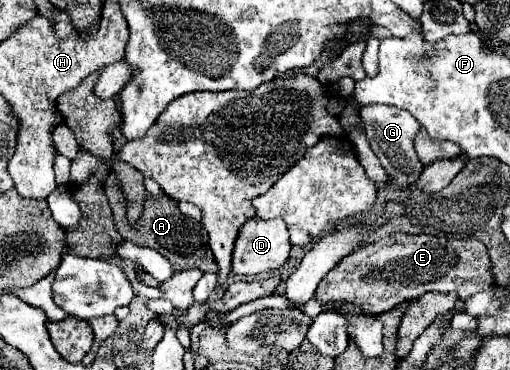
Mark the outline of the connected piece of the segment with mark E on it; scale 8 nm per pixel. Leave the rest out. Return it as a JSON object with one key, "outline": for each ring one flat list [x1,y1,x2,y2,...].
{"outline":[[391,234,373,244,345,256,319,284,315,300,327,310,335,310,341,302,355,304,367,314,387,312,397,304,417,298,425,292,451,292,455,290,461,300,471,298,475,292,487,288,493,280,489,270,487,248,475,240,449,240,429,234]]}

